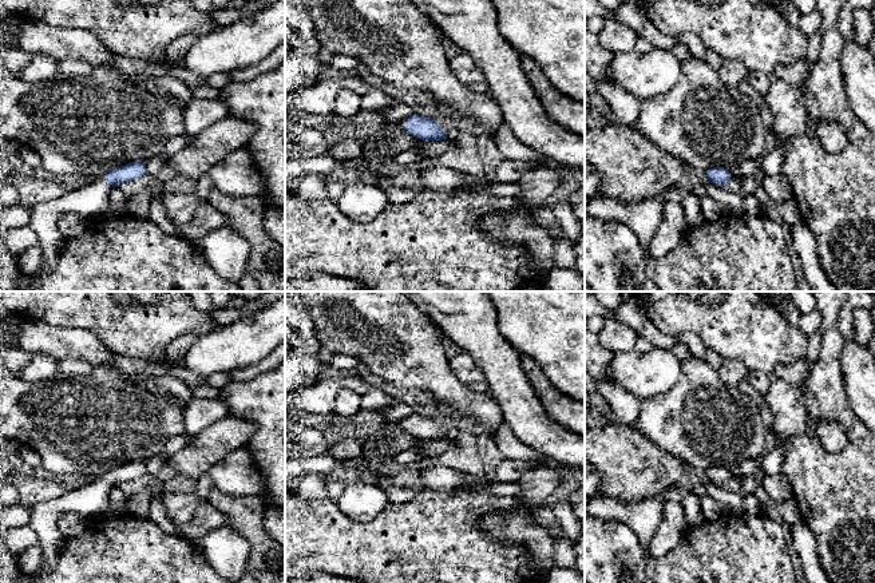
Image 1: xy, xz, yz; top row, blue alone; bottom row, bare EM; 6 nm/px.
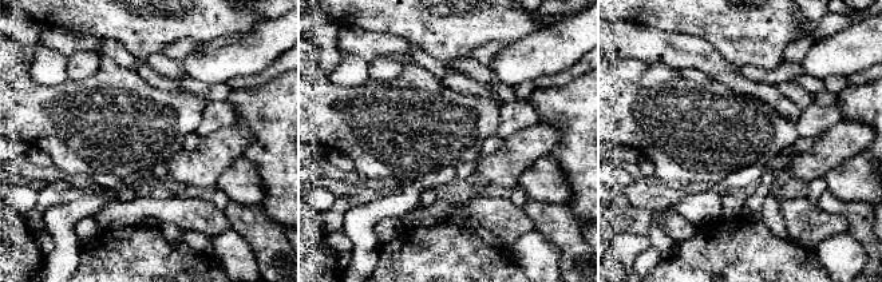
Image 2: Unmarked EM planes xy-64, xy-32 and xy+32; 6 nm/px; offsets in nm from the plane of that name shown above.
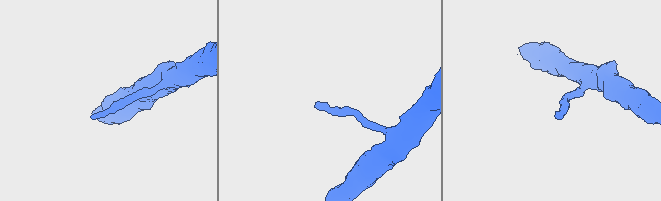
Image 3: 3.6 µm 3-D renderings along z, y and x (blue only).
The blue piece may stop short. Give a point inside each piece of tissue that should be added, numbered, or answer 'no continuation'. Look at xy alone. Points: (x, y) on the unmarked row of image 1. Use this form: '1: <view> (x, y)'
1: xy (90, 500)

